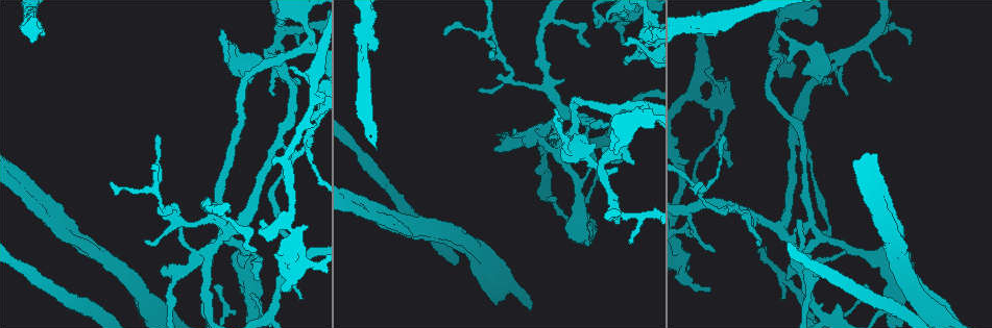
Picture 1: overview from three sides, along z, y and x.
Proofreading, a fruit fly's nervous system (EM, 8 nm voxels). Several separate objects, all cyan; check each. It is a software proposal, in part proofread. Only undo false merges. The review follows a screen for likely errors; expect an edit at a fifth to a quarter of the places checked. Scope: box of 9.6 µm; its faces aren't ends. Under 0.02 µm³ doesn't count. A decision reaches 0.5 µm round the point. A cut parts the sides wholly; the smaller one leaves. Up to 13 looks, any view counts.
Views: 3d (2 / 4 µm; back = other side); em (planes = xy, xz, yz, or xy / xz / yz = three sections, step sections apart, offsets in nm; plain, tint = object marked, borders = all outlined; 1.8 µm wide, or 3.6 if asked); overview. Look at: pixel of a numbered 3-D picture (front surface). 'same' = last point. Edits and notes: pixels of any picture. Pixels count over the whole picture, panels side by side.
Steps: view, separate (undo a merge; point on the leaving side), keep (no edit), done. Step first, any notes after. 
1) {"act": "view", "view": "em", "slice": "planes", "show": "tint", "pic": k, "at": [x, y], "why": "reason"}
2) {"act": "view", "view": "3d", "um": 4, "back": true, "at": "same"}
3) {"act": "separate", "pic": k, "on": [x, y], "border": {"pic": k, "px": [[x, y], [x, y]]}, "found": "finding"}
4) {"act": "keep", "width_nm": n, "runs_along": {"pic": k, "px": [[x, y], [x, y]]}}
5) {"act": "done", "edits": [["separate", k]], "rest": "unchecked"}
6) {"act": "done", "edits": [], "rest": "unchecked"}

{"act": "view", "view": "em", "slice": "xz", "step": 8, "show": "tint", "pic": 1, "at": [871, 170]}

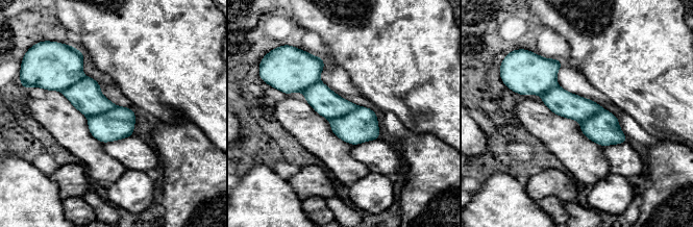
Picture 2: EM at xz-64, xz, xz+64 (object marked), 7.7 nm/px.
{"act": "view", "view": "em", "slice": "planes", "show": "borders", "at": "same"}

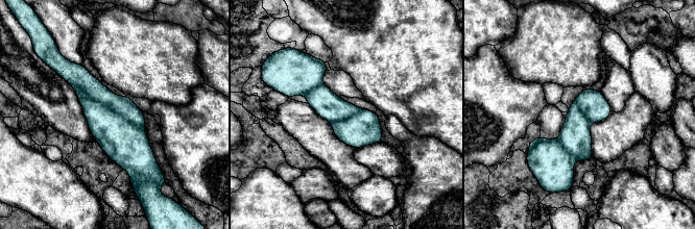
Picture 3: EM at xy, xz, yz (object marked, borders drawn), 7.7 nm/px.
{"act": "separate", "pic": 3, "on": [117, 135], "border": {"pic": 3, "px": [[73, 87], [85, 91], [142, 129]]}, "found": "two neurons meet here"}

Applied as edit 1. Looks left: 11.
{"act": "view", "view": "overview", "why": "redraw"}

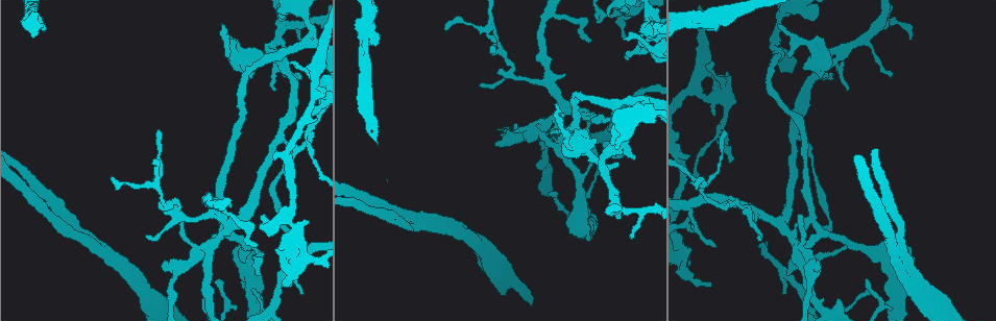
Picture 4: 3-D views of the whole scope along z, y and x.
{"act": "view", "view": "em", "slice": "planes", "show": "tint", "pic": 4, "at": [419, 217]}

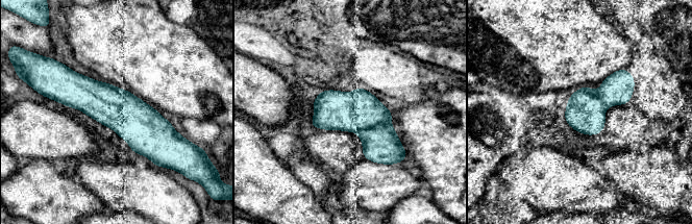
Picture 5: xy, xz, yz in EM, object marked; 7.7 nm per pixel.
{"act": "keep", "runs_along": {"pic": 5, "px": [[56, 95], [174, 134]]}, "found": "continuous, no second neuron"}

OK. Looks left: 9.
{"act": "view", "view": "em", "slice": "planes", "show": "plain", "pic": 4, "at": [794, 134], "why": "sharp bend"}

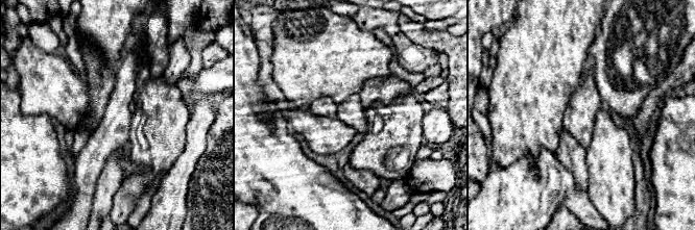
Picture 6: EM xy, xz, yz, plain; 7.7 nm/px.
{"act": "view", "view": "em", "slice": "planes", "show": "tint", "at": "same", "why": "with the object marked"}

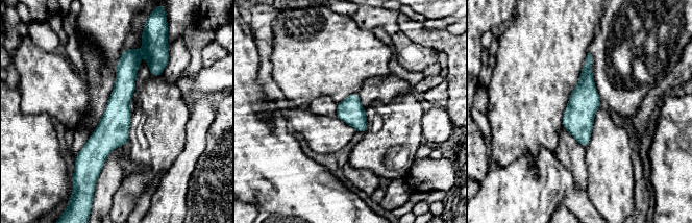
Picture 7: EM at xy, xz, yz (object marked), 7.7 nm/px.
{"act": "keep", "found": "continuous, no second neuron"}

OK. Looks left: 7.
{"act": "view", "view": "em", "slice": "yz", "step": 16, "show": "tint", "pic": 4, "at": [604, 163], "why": "abrupt turn"}

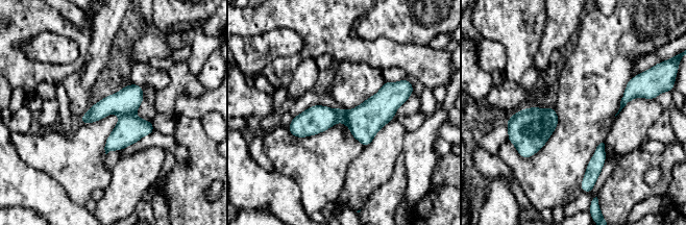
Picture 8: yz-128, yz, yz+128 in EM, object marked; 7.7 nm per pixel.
{"act": "view", "view": "em", "slice": "planes", "show": "tint", "at": "same", "why": "cut it another way"}

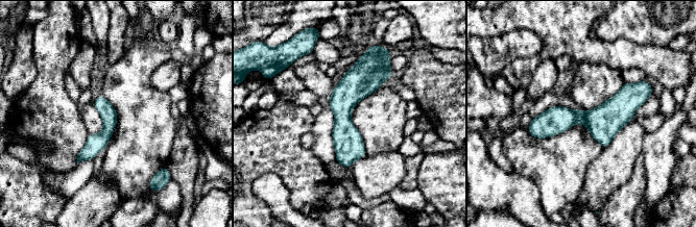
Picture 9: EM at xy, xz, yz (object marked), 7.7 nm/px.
{"act": "keep", "runs_along": {"pic": 9, "px": [[642, 95], [609, 118], [530, 129]]}, "found": "all the same neuron"}

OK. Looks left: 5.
{"act": "view", "view": "3d", "um": 2, "pic": 4, "at": [643, 99], "why": "thin neck"}

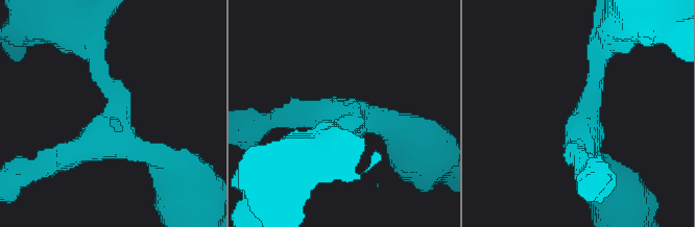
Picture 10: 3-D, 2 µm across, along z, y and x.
{"act": "view", "view": "em", "slice": "xy", "step": 8, "show": "tint", "pic": 10, "at": [581, 129], "arms": 3, "arm_widths_nm": [180, 200, 240]}

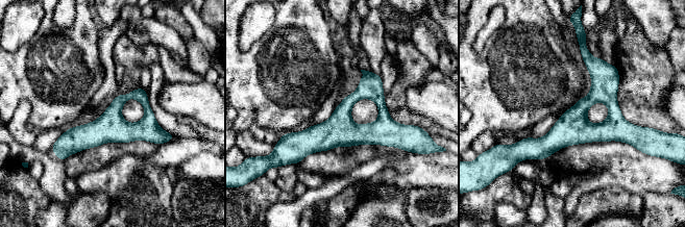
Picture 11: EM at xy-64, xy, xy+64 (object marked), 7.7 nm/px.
{"act": "keep", "runs_along": {"pic": 11, "px": [[402, 127], [392, 132], [286, 137]]}, "found": "continuous, no second neuron"}

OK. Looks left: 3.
{"act": "done", "edits": [["separate", 3]], "rest": "unchecked"}

